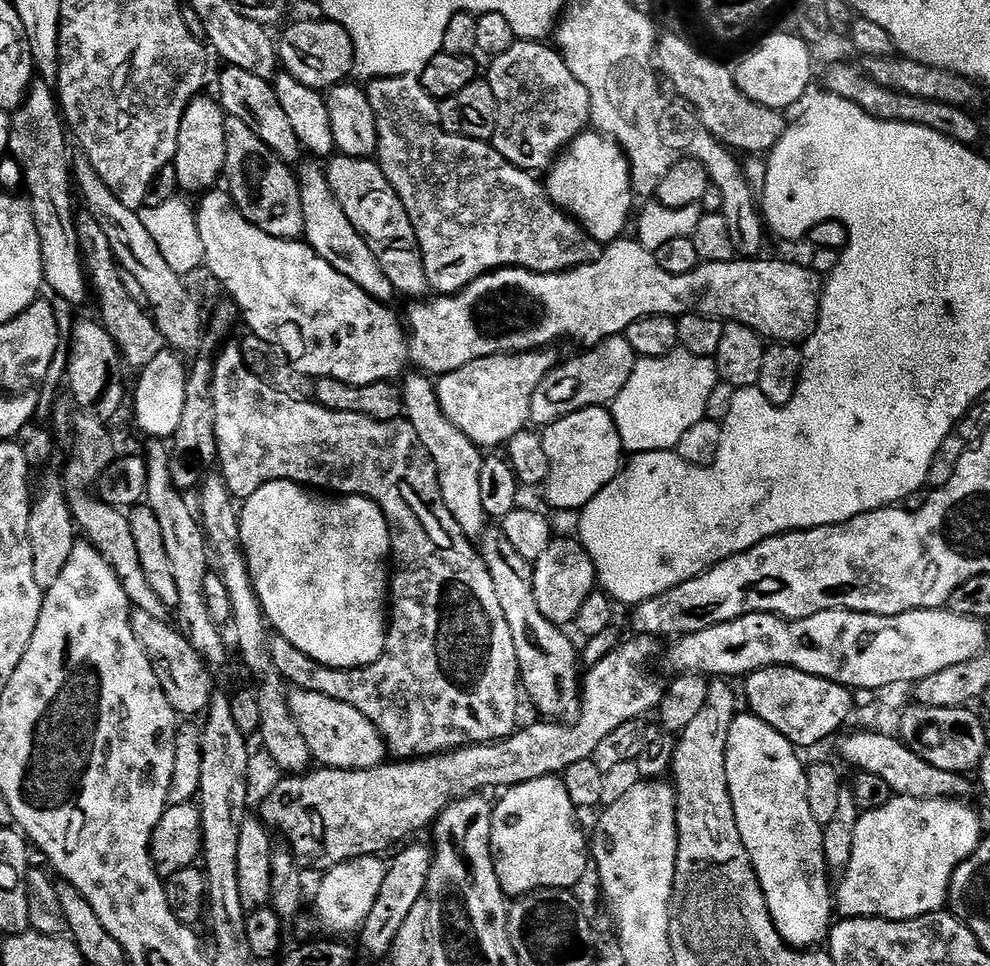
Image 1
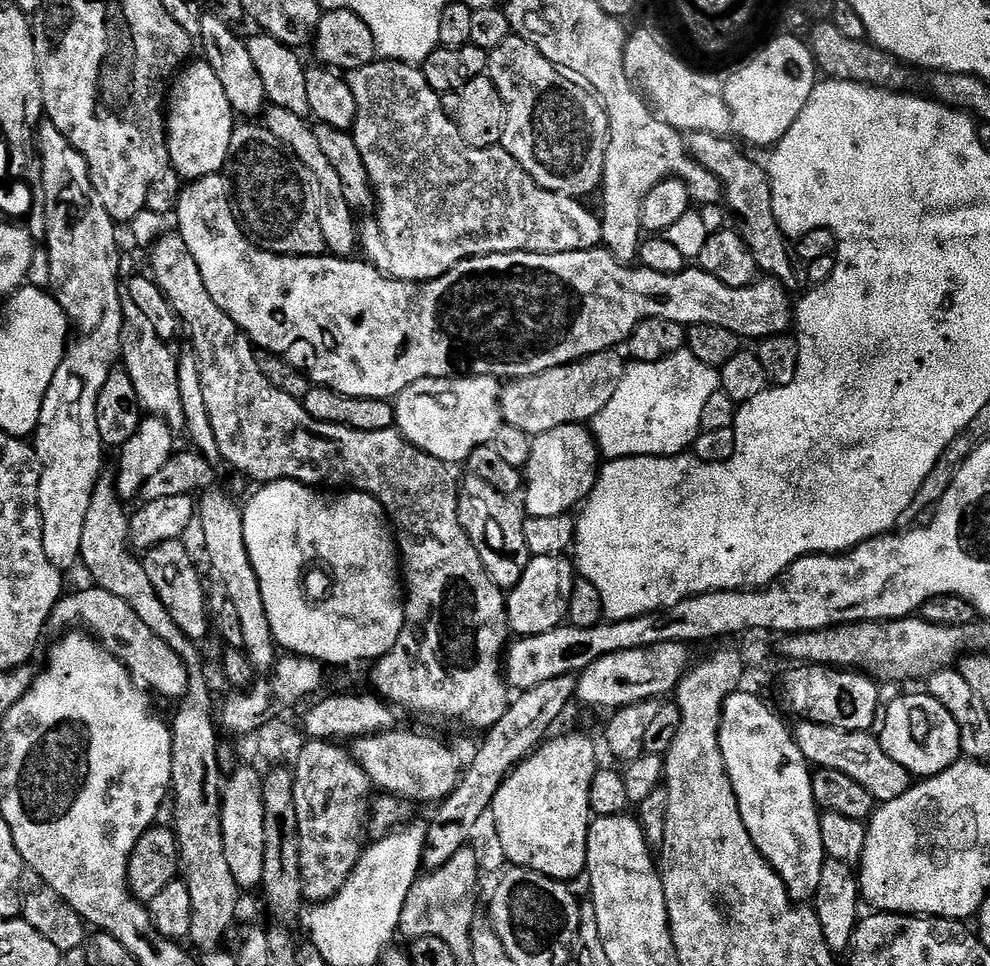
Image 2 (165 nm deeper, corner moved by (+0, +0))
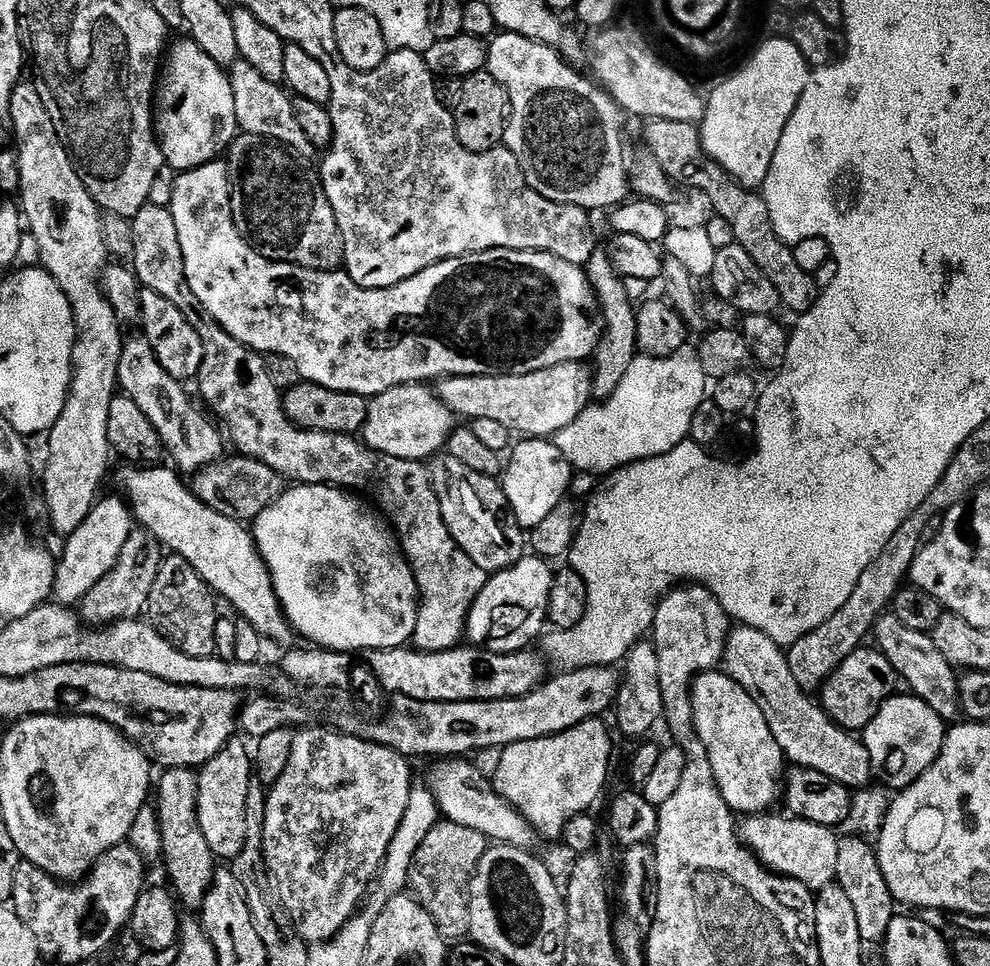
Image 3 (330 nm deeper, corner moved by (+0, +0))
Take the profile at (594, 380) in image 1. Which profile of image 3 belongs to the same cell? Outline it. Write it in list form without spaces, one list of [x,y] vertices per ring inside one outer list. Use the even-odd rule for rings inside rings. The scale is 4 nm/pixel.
[[[575,360],[550,366],[546,370],[534,370],[534,374],[514,374],[513,376],[445,376],[435,385],[434,391],[451,410],[453,417],[465,416],[468,422],[478,418],[494,418],[502,422],[512,434],[524,438],[552,438],[558,430],[570,426],[578,414],[589,407],[592,395],[592,369],[587,363]]]

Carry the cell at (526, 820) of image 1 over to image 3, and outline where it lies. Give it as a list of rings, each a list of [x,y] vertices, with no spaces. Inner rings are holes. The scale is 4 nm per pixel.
[[[593,718],[582,722],[578,726],[574,726],[570,730],[566,730],[557,736],[547,736],[546,738],[538,738],[537,740],[527,740],[526,742],[514,742],[508,748],[503,749],[499,753],[500,761],[496,764],[496,773],[491,773],[490,779],[496,793],[502,796],[510,806],[514,806],[514,810],[518,810],[522,814],[522,818],[526,818],[526,822],[530,822],[530,826],[535,830],[537,837],[548,840],[559,841],[563,837],[566,826],[573,820],[575,816],[583,816],[589,811],[588,807],[595,802],[600,796],[600,791],[604,788],[604,783],[608,780],[608,763],[612,760],[612,740],[608,737],[608,728],[604,725],[605,721],[600,718]]]

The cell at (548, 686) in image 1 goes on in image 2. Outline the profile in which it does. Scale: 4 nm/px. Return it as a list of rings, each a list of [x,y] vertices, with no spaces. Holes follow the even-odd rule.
[[[471,474],[465,477],[458,484],[456,498],[462,530],[466,530],[474,550],[478,550],[478,558],[482,558],[492,581],[502,590],[510,590],[522,578],[530,559],[524,533],[525,513],[513,497],[504,496],[482,478]]]

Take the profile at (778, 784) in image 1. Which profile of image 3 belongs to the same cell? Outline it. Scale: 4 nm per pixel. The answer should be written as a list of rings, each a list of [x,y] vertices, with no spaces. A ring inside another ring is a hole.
[[[723,670],[704,672],[692,681],[692,724],[696,728],[696,736],[702,742],[702,746],[708,755],[710,770],[714,770],[716,789],[722,794],[724,801],[732,807],[733,813],[741,814],[764,814],[769,811],[772,803],[777,803],[782,792],[782,777],[786,772],[784,752],[774,742],[774,734],[770,734],[770,726],[766,726],[766,714],[730,678]]]

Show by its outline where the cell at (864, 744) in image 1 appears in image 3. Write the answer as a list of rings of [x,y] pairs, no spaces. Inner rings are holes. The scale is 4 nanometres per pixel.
[[[733,627],[724,645],[722,668],[758,702],[762,714],[766,714],[766,726],[770,726],[774,742],[778,742],[784,752],[785,761],[798,768],[818,770],[818,774],[826,774],[826,778],[834,778],[834,782],[842,782],[842,786],[850,790],[865,789],[873,783],[872,764],[863,739],[838,727],[823,707],[817,701],[815,704],[812,701],[815,699],[798,686],[781,645],[753,628]]]

